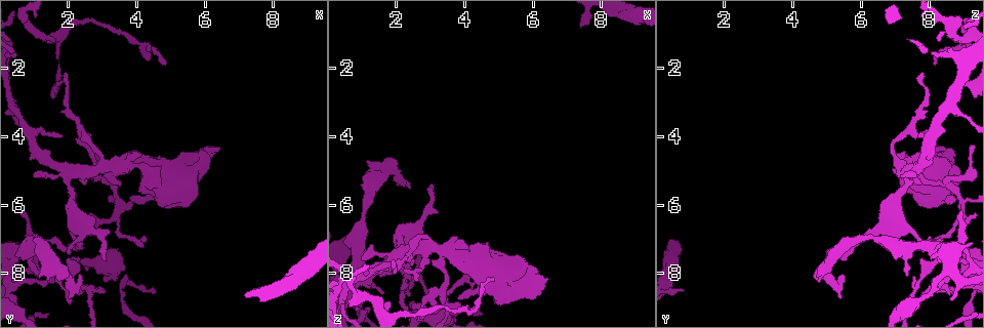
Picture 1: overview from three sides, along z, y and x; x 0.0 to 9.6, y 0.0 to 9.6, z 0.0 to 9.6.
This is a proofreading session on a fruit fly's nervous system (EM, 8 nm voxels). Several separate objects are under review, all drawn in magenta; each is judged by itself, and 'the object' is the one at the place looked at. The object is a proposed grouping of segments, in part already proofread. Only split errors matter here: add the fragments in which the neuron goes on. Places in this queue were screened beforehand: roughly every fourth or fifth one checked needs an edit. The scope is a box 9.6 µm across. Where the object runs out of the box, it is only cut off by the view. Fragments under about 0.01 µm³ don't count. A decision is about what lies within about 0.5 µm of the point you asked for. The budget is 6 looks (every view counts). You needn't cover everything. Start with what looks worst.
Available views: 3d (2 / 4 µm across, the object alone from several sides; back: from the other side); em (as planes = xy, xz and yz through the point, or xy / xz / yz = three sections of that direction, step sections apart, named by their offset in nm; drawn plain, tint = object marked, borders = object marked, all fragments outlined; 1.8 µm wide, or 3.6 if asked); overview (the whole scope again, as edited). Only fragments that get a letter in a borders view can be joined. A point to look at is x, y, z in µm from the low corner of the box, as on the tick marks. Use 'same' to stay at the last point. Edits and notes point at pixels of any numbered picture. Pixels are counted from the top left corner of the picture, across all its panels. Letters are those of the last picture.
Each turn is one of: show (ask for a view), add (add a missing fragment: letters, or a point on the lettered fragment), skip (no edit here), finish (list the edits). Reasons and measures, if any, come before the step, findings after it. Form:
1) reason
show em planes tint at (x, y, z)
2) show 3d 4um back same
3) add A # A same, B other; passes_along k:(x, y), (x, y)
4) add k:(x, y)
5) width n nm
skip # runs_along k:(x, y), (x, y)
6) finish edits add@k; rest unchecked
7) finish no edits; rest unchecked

an open end
show em xy step 16 tint at (7.45, 8.55, 0.90)

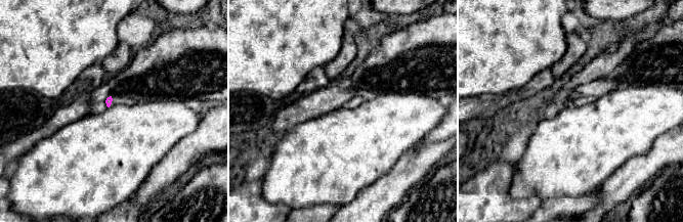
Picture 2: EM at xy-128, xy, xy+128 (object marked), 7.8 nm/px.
show em planes borders same

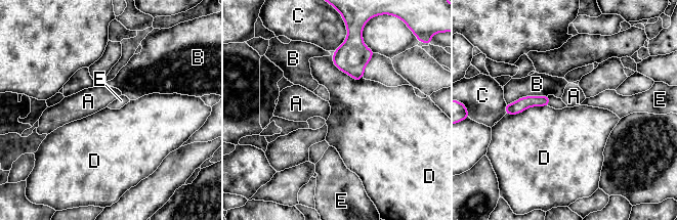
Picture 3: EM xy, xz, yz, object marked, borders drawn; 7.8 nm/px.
add E # A other, B other, C other, D other, E same; passes_along 3:(521, 104), (549, 100), (557, 103); it goes on there

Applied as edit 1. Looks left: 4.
three-way junction
show em yz step 8 tint at (3.40, 6.25, 9.00)

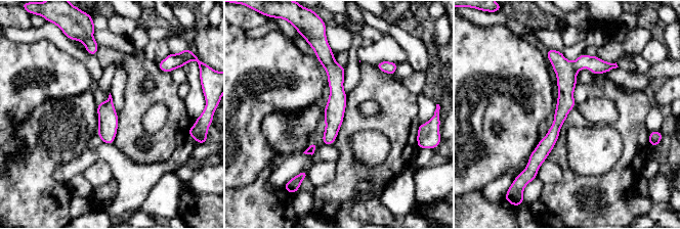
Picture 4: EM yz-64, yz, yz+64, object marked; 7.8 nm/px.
show em xy step 16 borders same

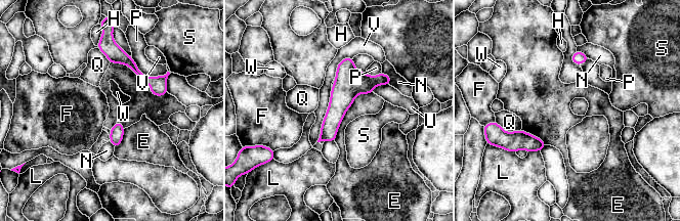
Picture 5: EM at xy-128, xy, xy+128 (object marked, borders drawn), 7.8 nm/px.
longest_contact E 500 nm
skip # E other, F other, H other, L other, N other, P other, Q other, S other, U other, V other, W other; runs_along 5:(388, 79), (359, 84), (322, 138); no lettered fragment goes on from it

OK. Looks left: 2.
abrupt turn
show em 3.6um yz step 4 borders at (2.15, 5.05, 7.50)

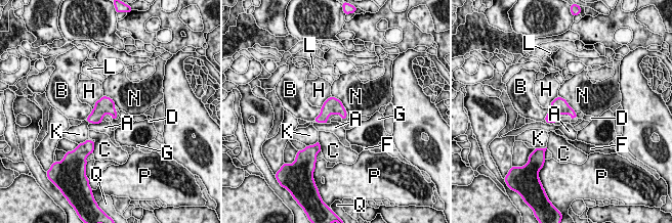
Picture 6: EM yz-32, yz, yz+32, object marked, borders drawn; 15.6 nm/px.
another direction
show em 3.6um planes borders same

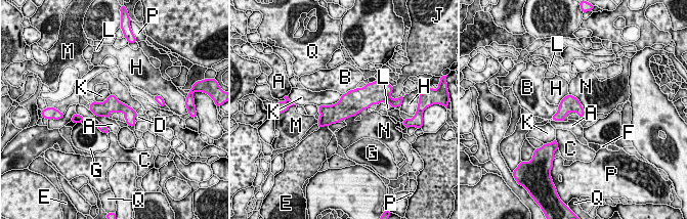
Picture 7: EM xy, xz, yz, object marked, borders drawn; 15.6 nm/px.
skip # A other, B other, C other, D other, E other, F other, G other, H other, J other, K other, L other, M other, N other, P other, Q other; runs_along 7:(92, 105), (121, 107), (132, 123); none of them fits

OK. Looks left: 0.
finish edits add@3; rest unchecked

